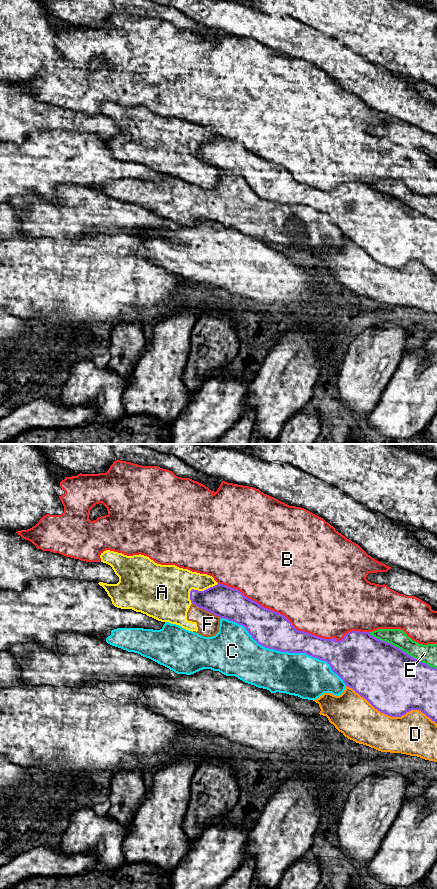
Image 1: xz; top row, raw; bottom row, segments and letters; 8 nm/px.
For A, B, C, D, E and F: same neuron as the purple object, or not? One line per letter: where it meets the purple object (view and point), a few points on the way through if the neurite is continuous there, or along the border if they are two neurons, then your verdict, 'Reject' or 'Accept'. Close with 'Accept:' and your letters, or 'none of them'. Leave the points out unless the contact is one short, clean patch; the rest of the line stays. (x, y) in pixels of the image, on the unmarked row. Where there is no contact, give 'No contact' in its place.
A: Touches purple at xz (197, 142). Reject
B: Touches purple at xz (293, 178). Reject
C: Touches purple at xz (284, 203). Reject
D: Touches purple at xz (391, 268). Reject
E: Touches purple at xz (403, 203). Reject
F: Touches purple at xz (206, 162). Reject
Accept: none of them

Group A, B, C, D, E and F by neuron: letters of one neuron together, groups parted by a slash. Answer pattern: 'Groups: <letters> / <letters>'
Groups: A F / B / C / D / E

